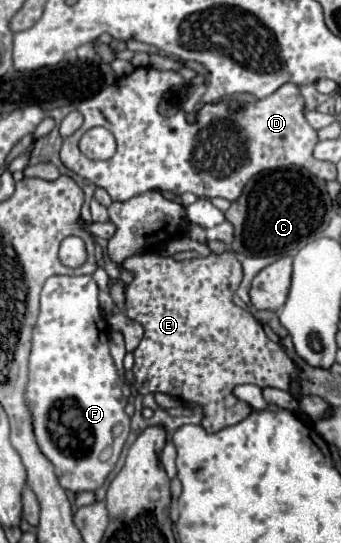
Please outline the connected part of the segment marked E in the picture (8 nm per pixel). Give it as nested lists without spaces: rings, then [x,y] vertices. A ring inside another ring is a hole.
[[[224,251],[222,255],[210,253],[208,257],[198,257],[190,261],[174,261],[158,253],[144,253],[128,257],[122,263],[124,269],[134,273],[134,281],[126,287],[126,315],[144,327],[144,337],[134,349],[136,391],[146,393],[166,393],[184,403],[202,407],[202,427],[208,433],[216,433],[224,427],[236,425],[250,415],[246,403],[234,397],[234,387],[242,383],[252,383],[258,387],[288,389],[290,381],[300,375],[298,365],[284,353],[278,343],[272,343],[262,325],[244,309],[232,303],[232,295],[242,281],[242,265],[236,253]]]

